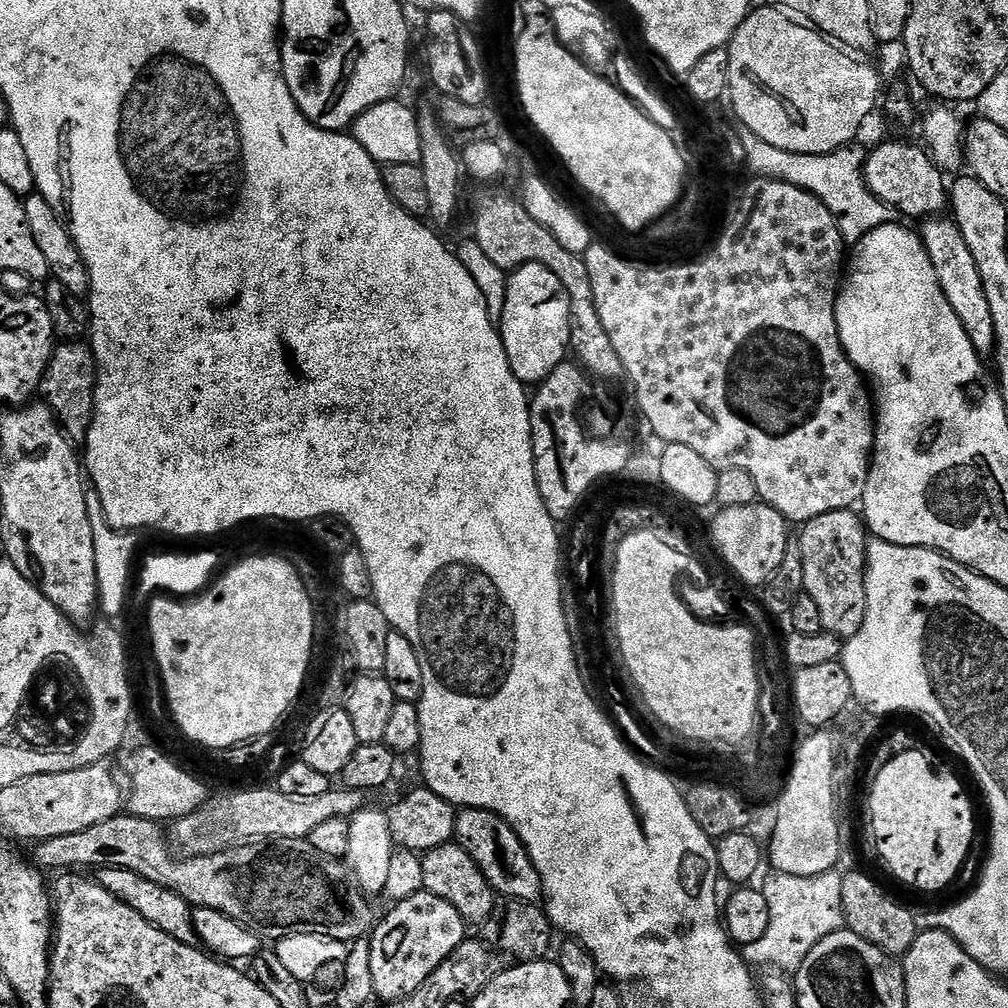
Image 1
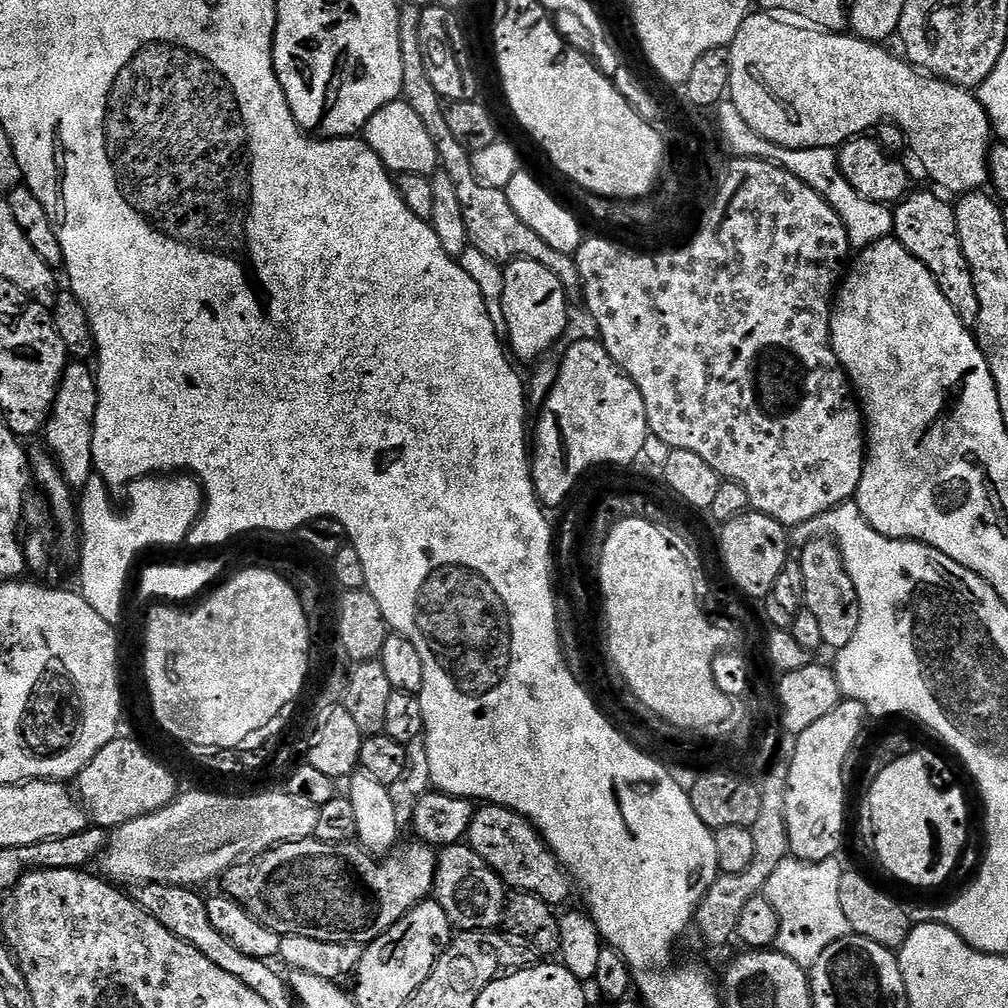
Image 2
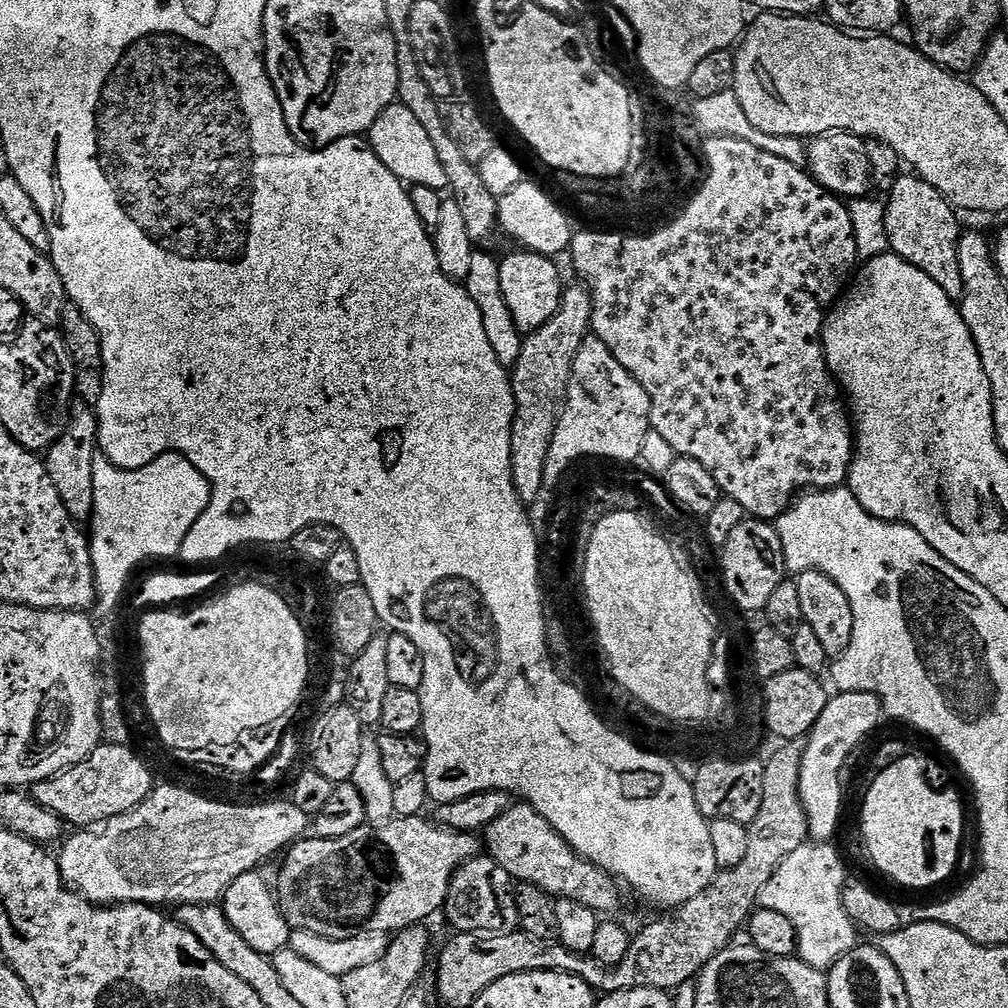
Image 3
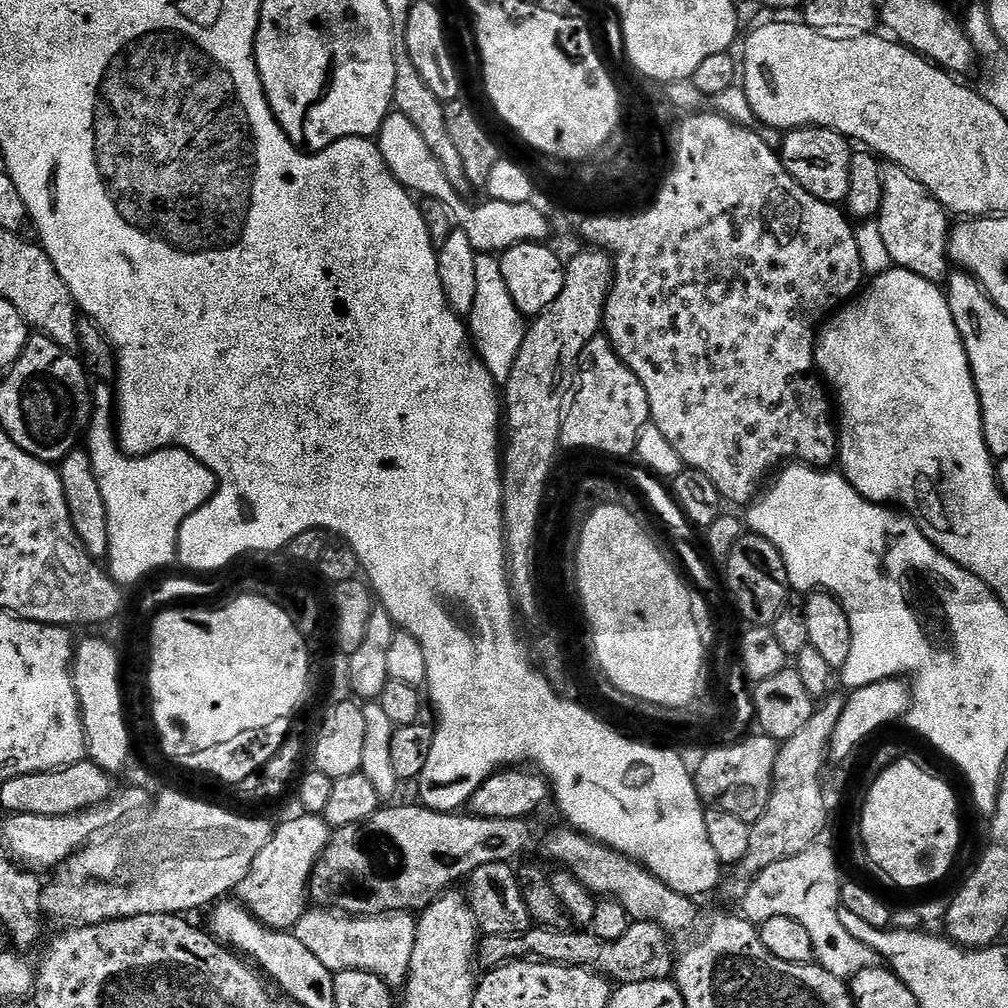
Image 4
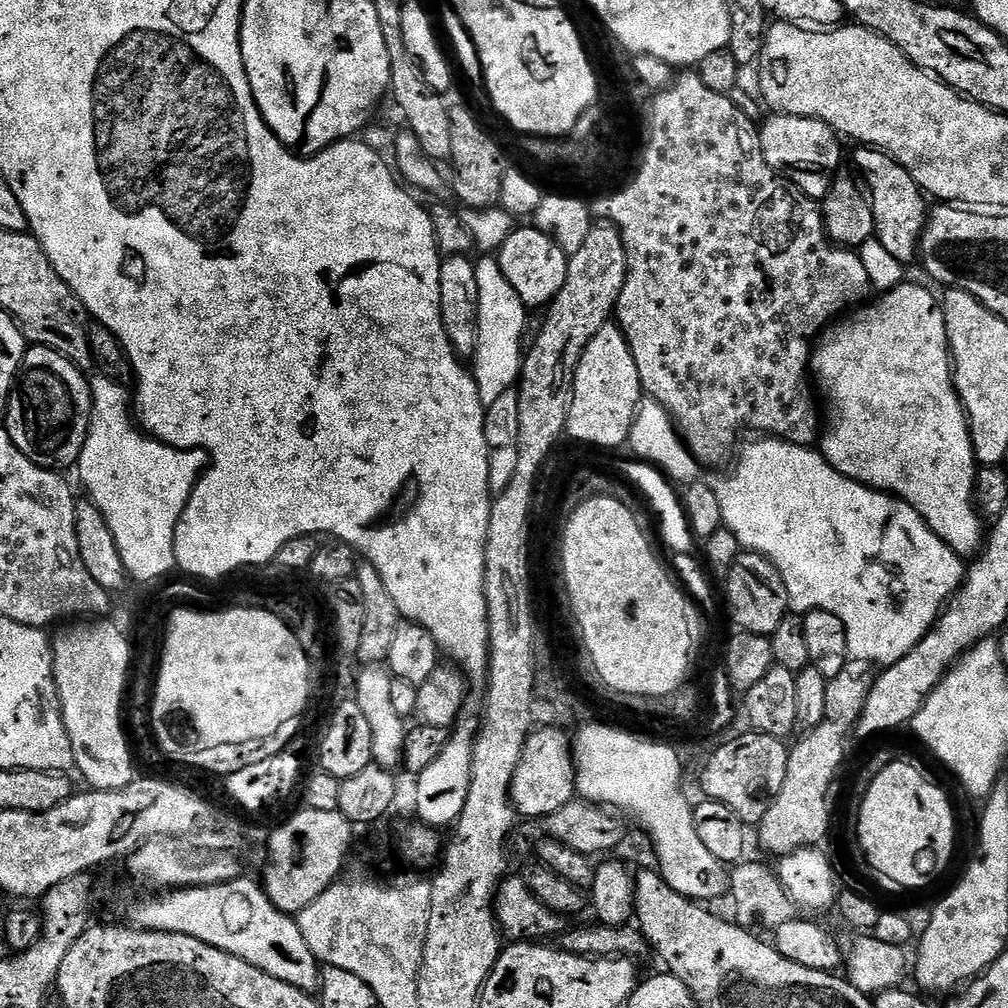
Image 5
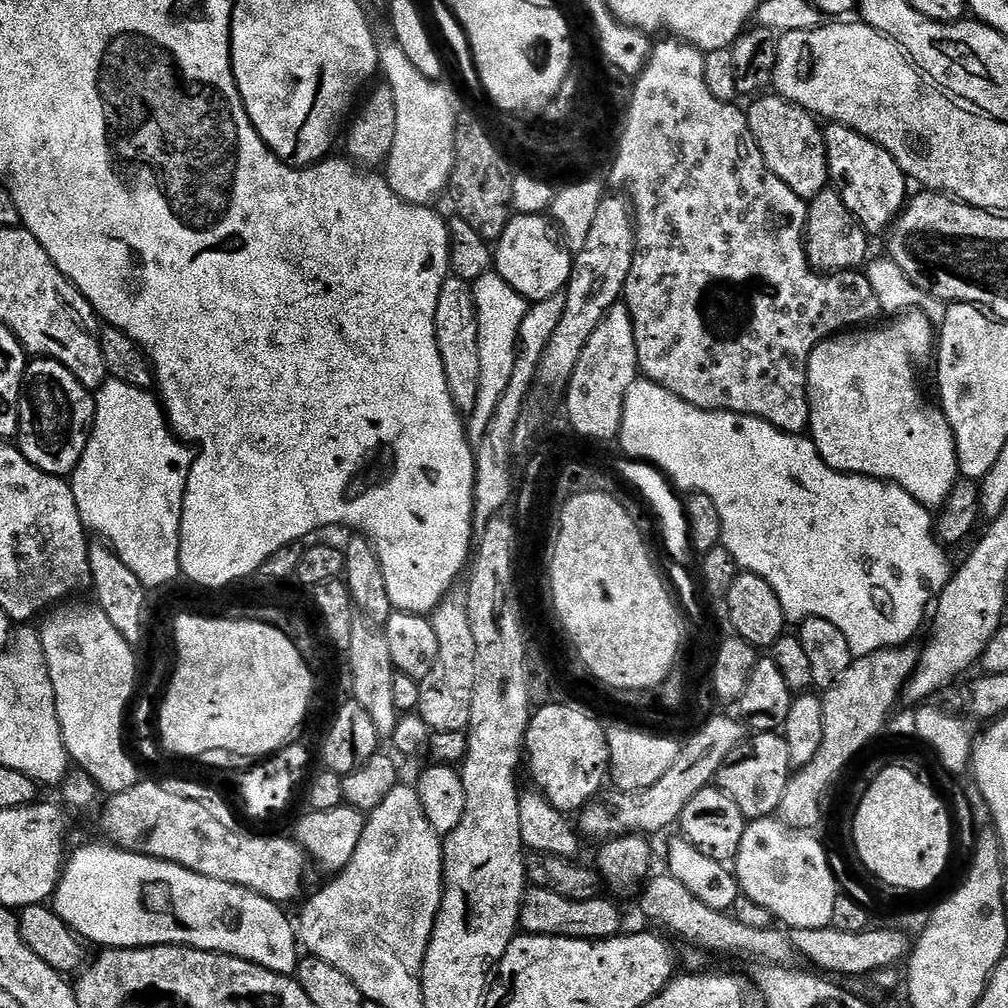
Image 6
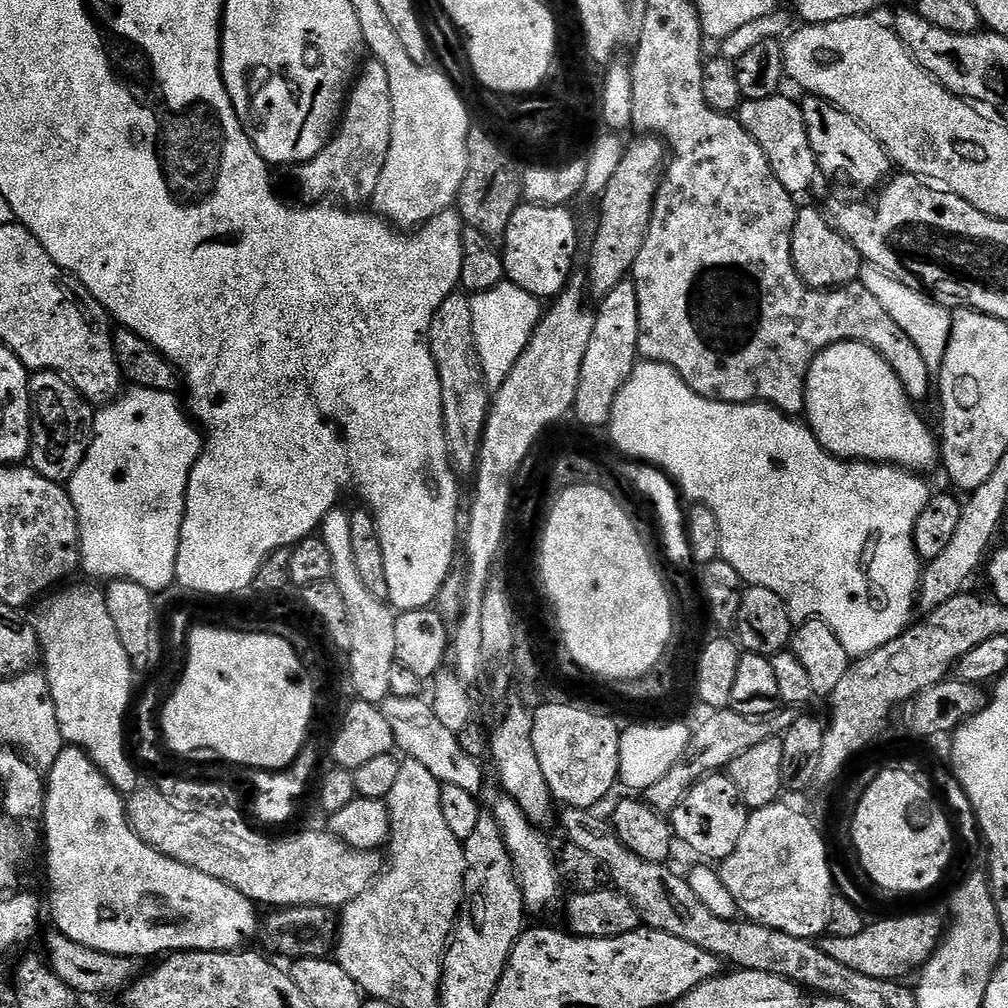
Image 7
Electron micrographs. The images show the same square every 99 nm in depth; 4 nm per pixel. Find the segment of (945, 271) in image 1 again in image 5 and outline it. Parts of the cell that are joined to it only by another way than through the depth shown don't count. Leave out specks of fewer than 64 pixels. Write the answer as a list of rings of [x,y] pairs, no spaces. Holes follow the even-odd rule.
[[[860,146],[855,149],[856,168],[868,179],[867,195],[870,197],[874,222],[876,223],[875,239],[886,246],[886,251],[894,254],[898,262],[905,266],[917,259],[920,251],[920,235],[928,225],[930,204],[925,193],[921,192],[918,182],[894,158],[876,148]],[[925,200],[925,201],[924,201]]]

